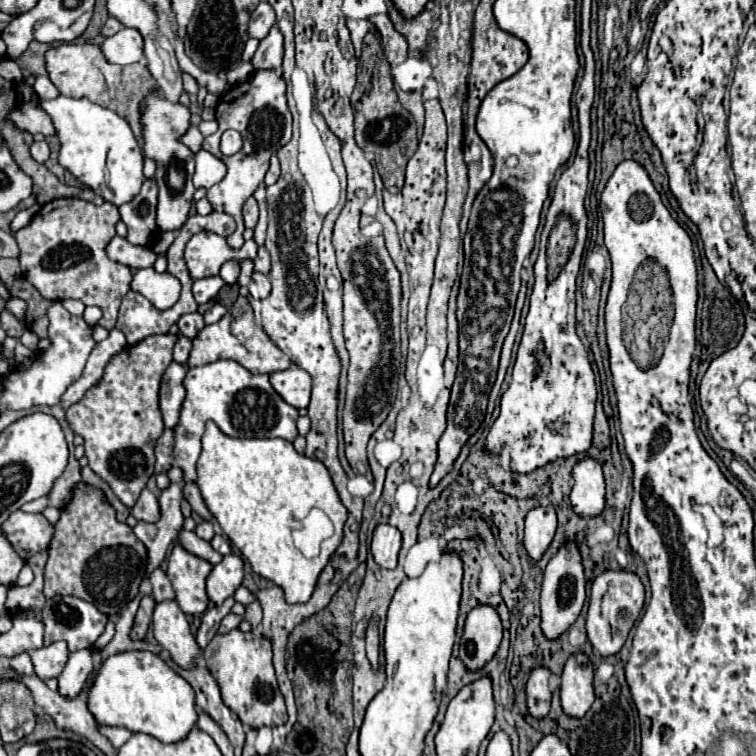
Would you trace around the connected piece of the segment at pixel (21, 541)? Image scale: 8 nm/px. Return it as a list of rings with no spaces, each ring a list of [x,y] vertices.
[[[17,510],[3,522],[1,534],[7,536],[9,544],[23,560],[29,560],[33,554],[47,550],[53,538],[53,526],[43,514],[27,514]]]

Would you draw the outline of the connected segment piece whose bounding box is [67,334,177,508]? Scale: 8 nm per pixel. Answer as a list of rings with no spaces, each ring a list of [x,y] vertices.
[[[159,334],[147,336],[139,344],[125,346],[111,358],[101,380],[85,392],[83,400],[67,408],[69,428],[85,440],[83,446],[89,468],[101,476],[129,508],[153,474],[153,448],[165,428],[159,412],[159,386],[163,372],[173,360],[175,340],[175,334]]]

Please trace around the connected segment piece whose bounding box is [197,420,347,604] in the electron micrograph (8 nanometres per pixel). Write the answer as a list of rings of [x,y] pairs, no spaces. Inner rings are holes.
[[[211,420],[205,426],[205,434],[201,442],[203,442],[203,450],[197,460],[197,486],[201,490],[201,496],[209,512],[215,516],[215,520],[219,522],[221,530],[229,536],[229,540],[249,560],[255,574],[281,586],[285,592],[285,600],[289,604],[307,602],[315,590],[321,570],[329,562],[335,548],[341,544],[343,524],[347,520],[347,508],[341,504],[327,468],[323,466],[323,462],[299,454],[293,448],[293,444],[283,438],[231,438],[223,434],[217,428],[217,424]],[[311,508],[321,508],[335,526],[331,542],[325,542],[325,550],[321,550],[317,558],[305,558],[295,548],[291,538],[291,528],[299,526],[299,520],[303,520]]]

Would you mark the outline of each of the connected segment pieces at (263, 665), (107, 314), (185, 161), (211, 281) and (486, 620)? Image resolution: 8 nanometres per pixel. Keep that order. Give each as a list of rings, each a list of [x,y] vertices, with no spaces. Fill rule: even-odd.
[[[241,630],[215,634],[215,638],[203,650],[203,656],[209,672],[221,688],[223,702],[239,716],[243,724],[251,728],[261,728],[287,722],[287,708],[273,672],[271,642],[267,638]]]
[[[59,198],[41,206],[31,224],[15,234],[21,250],[21,270],[39,294],[47,300],[75,298],[85,306],[99,306],[103,310],[99,324],[107,330],[115,328],[121,298],[131,290],[133,280],[127,266],[109,260],[105,254],[105,246],[115,236],[117,222],[119,212],[111,202],[95,206],[77,198]]]
[[[151,92],[143,100],[141,108],[141,124],[143,124],[143,154],[153,158],[157,164],[155,182],[159,186],[159,204],[157,204],[157,226],[159,230],[177,230],[187,220],[195,186],[191,176],[195,172],[195,156],[181,142],[181,136],[189,130],[189,110],[183,104],[173,104],[161,96],[161,92]]]
[[[219,276],[195,280],[195,284],[193,284],[193,296],[195,296],[195,300],[197,300],[199,304],[205,304],[205,302],[217,298],[217,294],[223,284],[225,284],[225,282],[223,282]]]
[[[477,606],[469,612],[459,644],[459,658],[467,670],[481,670],[495,656],[501,644],[501,632],[501,620],[493,606]]]

